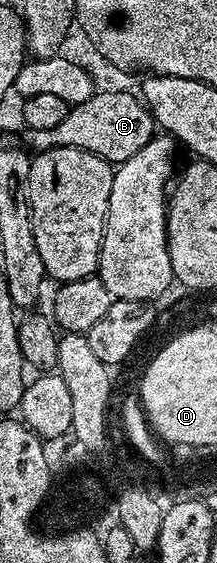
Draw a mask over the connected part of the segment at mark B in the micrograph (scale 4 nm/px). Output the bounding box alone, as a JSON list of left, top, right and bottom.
[31,91,155,165]

